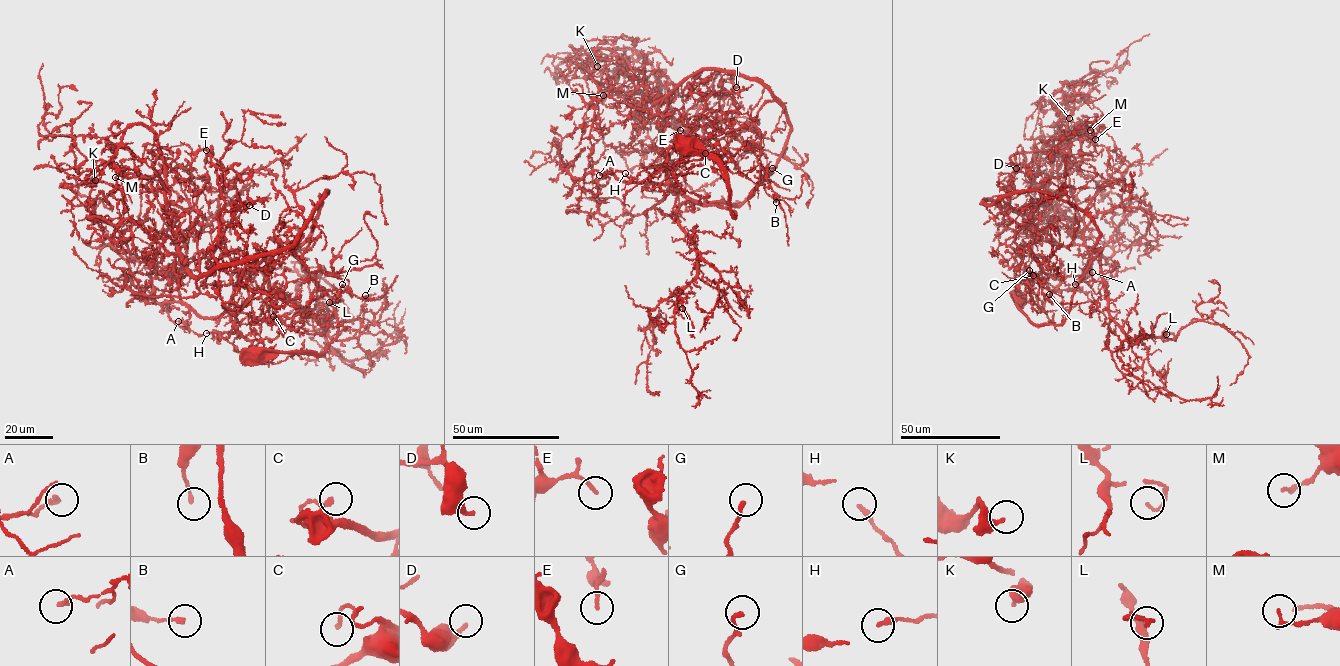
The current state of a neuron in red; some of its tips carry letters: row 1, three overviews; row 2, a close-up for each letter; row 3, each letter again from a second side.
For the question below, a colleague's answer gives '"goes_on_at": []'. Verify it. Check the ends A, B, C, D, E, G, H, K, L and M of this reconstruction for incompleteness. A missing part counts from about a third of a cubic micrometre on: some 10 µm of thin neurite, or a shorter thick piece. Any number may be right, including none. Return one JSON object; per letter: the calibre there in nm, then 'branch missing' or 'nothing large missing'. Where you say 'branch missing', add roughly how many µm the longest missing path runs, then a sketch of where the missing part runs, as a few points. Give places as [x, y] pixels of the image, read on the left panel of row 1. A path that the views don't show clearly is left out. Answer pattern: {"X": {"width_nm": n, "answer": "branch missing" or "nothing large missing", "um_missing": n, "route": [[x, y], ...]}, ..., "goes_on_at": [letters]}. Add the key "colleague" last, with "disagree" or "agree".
{"A": {"width_nm": 190, "answer": "nothing large missing"}, "B": {"width_nm": 160, "answer": "nothing large missing"}, "C": {"width_nm": 180, "answer": "nothing large missing"}, "D": {"width_nm": 260, "answer": "nothing large missing"}, "E": {"width_nm": 160, "answer": "nothing large missing"}, "G": {"width_nm": 170, "answer": "nothing large missing"}, "H": {"width_nm": 240, "answer": "nothing large missing"}, "K": {"width_nm": 380, "answer": "branch missing", "um_missing": 15}, "L": {"width_nm": 140, "answer": "nothing large missing"}, "M": {"width_nm": 180, "answer": "nothing large missing"}, "goes_on_at": ["K"], "colleague": "disagree"}

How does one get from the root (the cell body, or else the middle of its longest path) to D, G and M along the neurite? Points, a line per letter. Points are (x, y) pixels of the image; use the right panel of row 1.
D: (1019, 299), (1031, 322), (1058, 326), (1102, 247), (997, 235), (1016, 168)
G: (1019, 299), (1031, 322), (1062, 323), (1096, 255), (1095, 222), (1047, 194), (1007, 194), (1000, 210), (1029, 270)
M: (1019, 299), (1058, 326), (1102, 247), (997, 235), (1010, 210), (990, 198), (1032, 211), (1062, 136), (1090, 130)

